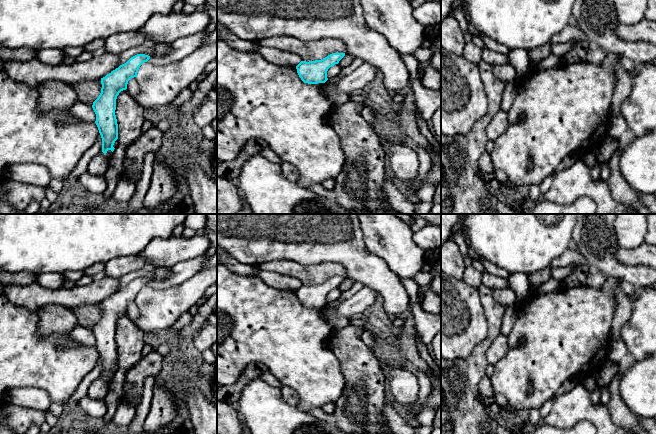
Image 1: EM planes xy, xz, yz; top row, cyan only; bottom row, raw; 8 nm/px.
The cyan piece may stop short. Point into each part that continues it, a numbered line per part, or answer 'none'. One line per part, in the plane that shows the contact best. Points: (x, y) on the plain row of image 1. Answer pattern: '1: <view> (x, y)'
none

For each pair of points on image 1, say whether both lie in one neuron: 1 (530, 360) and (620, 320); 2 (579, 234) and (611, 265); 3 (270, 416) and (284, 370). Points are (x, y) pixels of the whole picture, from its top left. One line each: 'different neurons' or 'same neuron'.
1: different neurons
2: same neuron
3: different neurons

